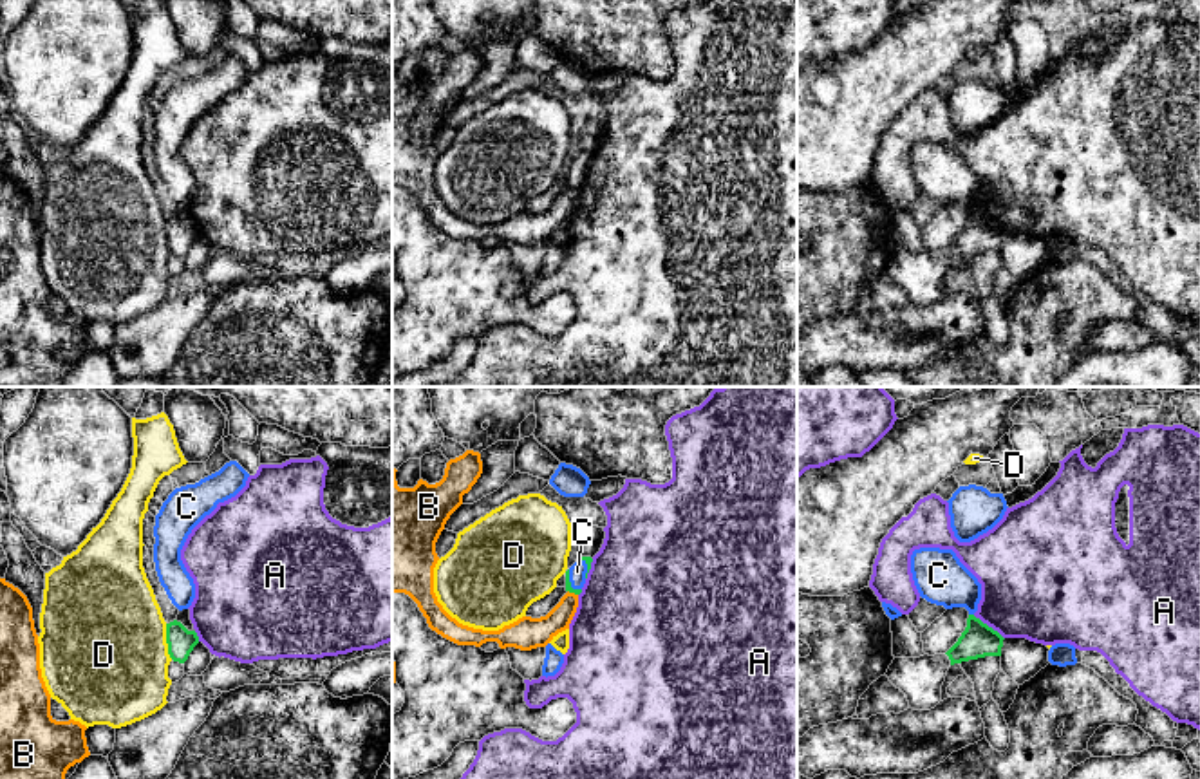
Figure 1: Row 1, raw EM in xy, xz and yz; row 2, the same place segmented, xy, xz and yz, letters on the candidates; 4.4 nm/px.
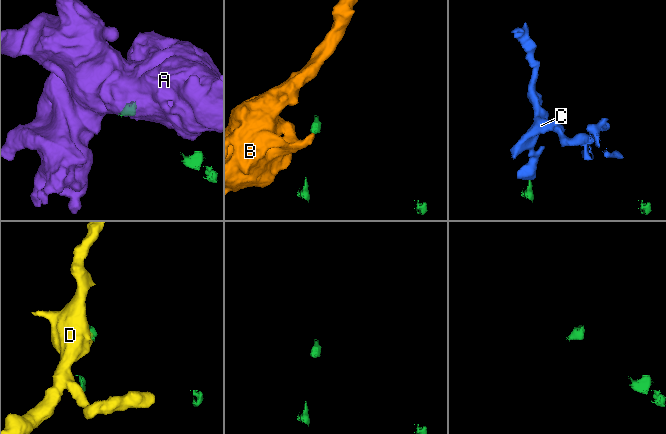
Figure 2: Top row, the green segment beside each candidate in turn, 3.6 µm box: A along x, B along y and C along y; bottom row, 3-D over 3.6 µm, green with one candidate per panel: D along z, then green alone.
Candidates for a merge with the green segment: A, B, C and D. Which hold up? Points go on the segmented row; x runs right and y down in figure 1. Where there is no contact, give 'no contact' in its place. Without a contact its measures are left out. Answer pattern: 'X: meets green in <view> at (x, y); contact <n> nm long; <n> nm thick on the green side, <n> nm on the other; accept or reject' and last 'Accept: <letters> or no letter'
A: meets green in yz at (987, 626); contact 180 nm long; 160 nm thick on the green side, 440 nm on the other; reject
B: meets green in xz at (573, 591); contact 50 nm long; 30 nm thick on the green side, 130 nm on the other; reject
C: meets green in xz at (570, 582); contact 110 nm long; 30 nm thick on the green side, 80 nm on the other; reject
D: meets green in xy at (167, 642); contact 160 nm long; 120 nm thick on the green side, 500 nm on the other; reject
Accept: no letter

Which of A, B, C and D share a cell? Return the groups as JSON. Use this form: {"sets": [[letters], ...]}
{"sets": [["A"], ["B"], ["C"], ["D"]]}

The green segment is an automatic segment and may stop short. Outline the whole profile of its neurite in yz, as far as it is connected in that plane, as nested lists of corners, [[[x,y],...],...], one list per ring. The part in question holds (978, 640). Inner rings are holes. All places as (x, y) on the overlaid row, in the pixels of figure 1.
[[[969,615],[965,631],[945,654],[895,658],[886,676],[905,694],[911,709],[931,710],[942,701],[942,685],[951,665],[1001,656],[1003,640],[998,631]]]

